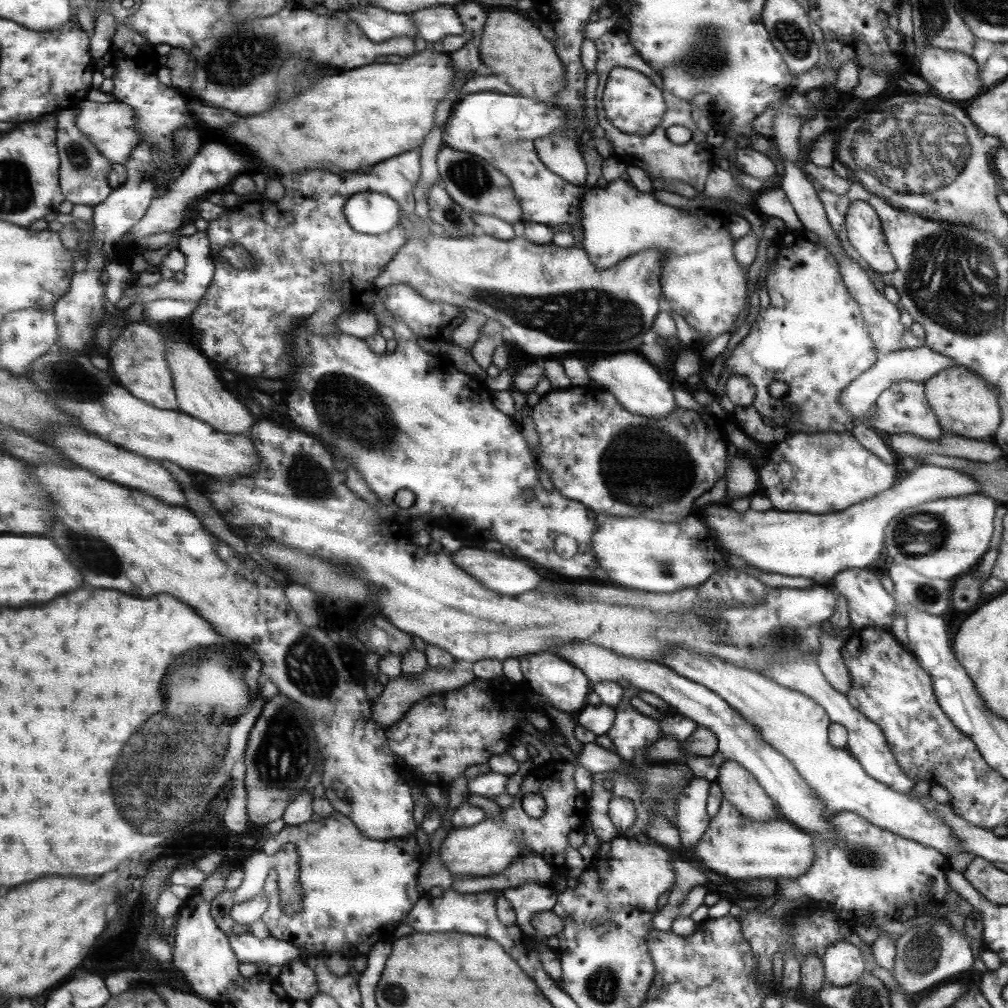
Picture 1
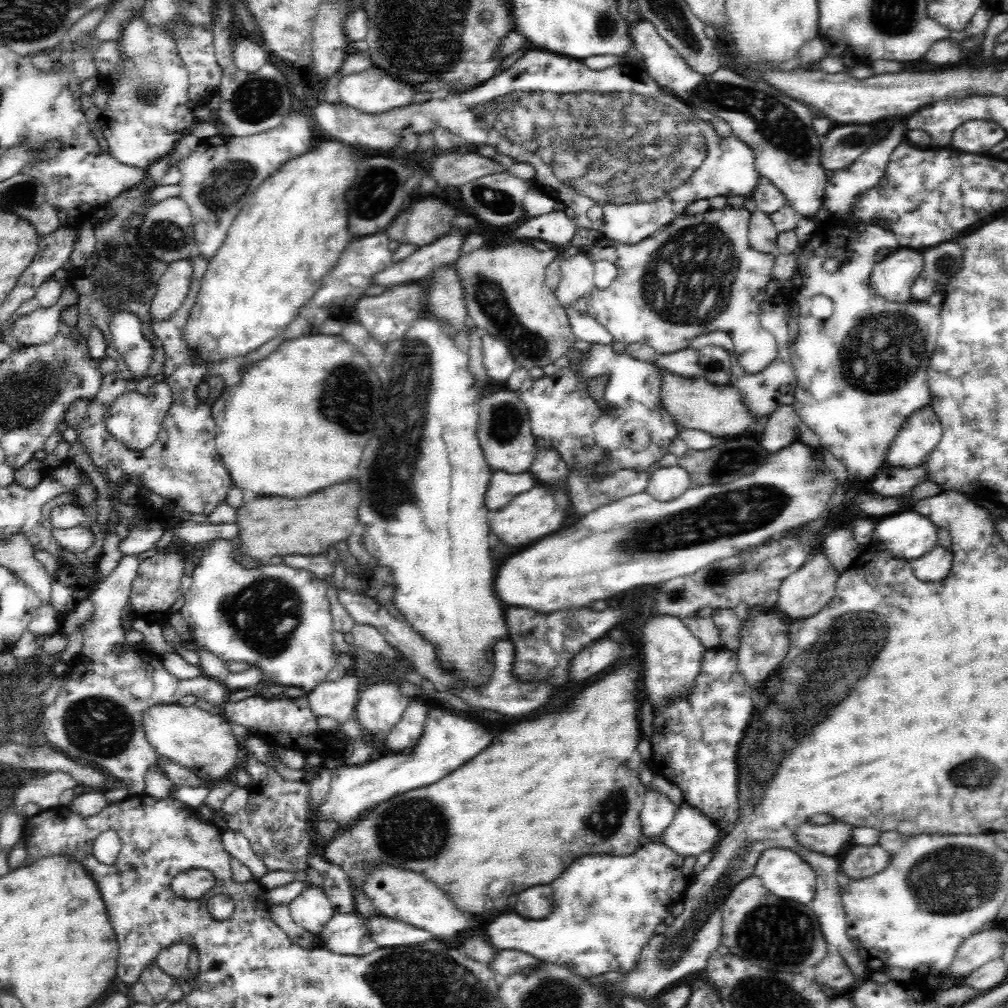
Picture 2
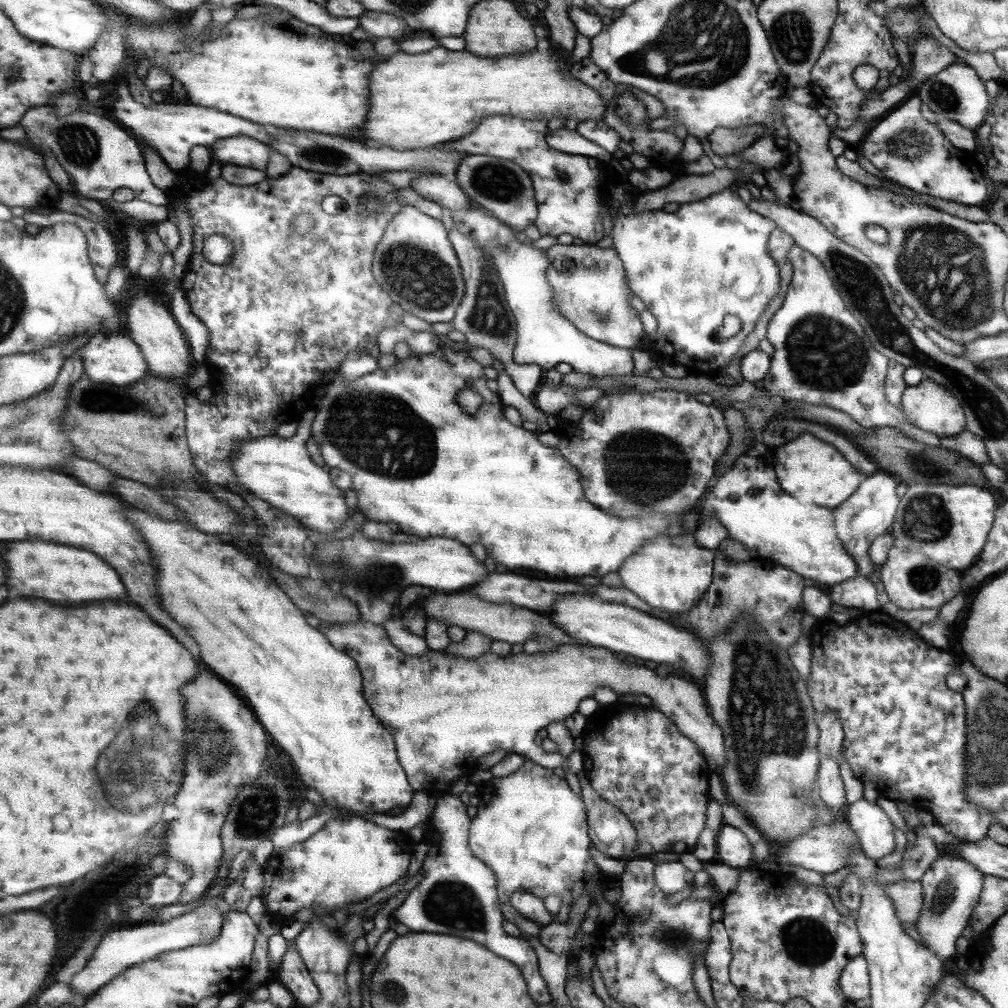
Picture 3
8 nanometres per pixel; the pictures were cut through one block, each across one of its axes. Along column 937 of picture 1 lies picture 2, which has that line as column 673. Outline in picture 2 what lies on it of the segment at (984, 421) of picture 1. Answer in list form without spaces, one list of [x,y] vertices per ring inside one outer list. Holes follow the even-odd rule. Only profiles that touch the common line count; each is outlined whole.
[[[661,372],[663,384],[660,386],[660,403],[664,409],[668,409],[668,413],[676,420],[679,429],[700,429],[708,432],[712,436],[732,436],[738,434],[749,434],[749,428],[754,424],[754,415],[751,408],[744,403],[740,388],[732,384],[717,385],[702,376],[682,377],[674,372]]]

